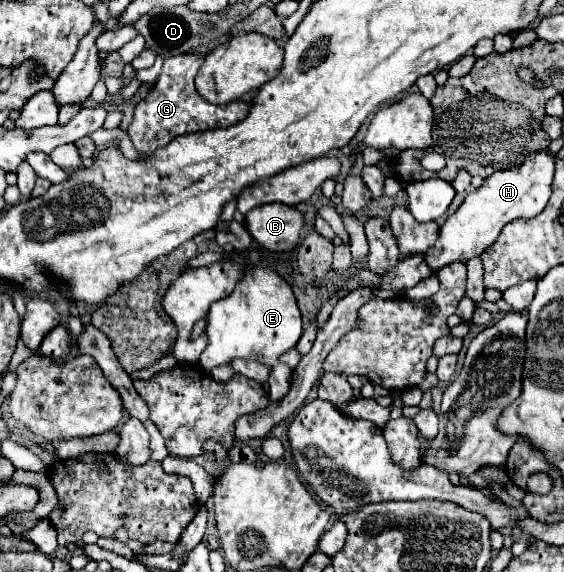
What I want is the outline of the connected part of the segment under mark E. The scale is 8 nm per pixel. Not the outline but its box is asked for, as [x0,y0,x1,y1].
[202,268,302,400]

